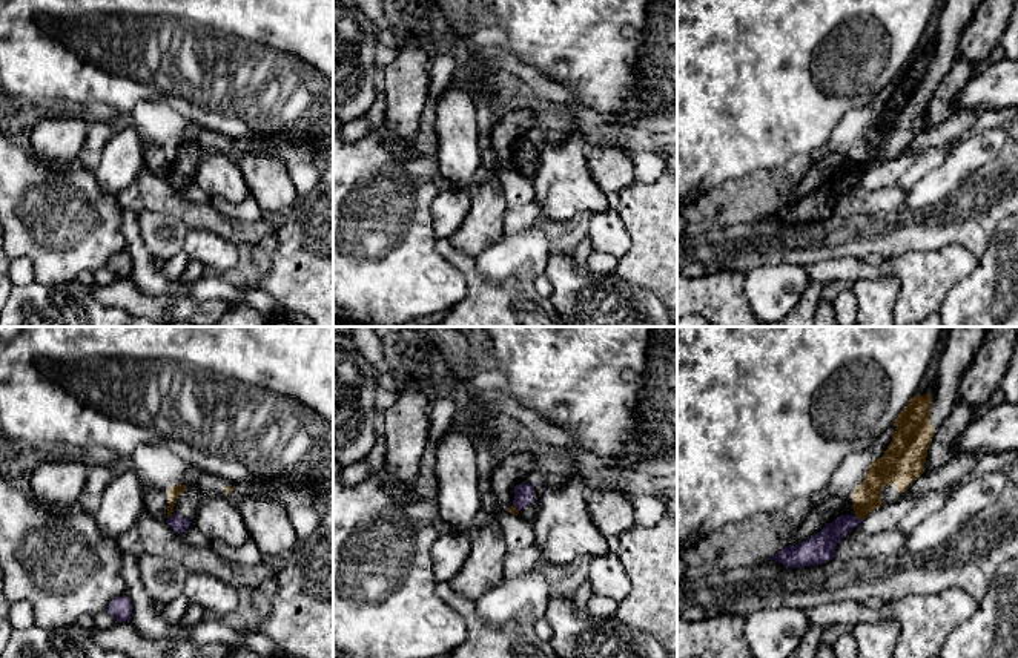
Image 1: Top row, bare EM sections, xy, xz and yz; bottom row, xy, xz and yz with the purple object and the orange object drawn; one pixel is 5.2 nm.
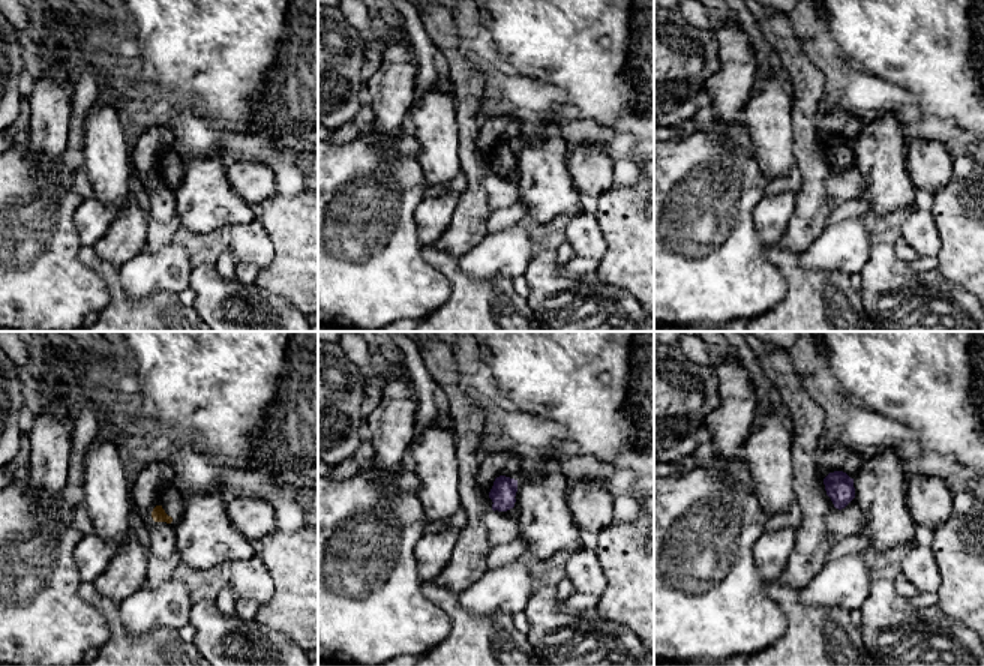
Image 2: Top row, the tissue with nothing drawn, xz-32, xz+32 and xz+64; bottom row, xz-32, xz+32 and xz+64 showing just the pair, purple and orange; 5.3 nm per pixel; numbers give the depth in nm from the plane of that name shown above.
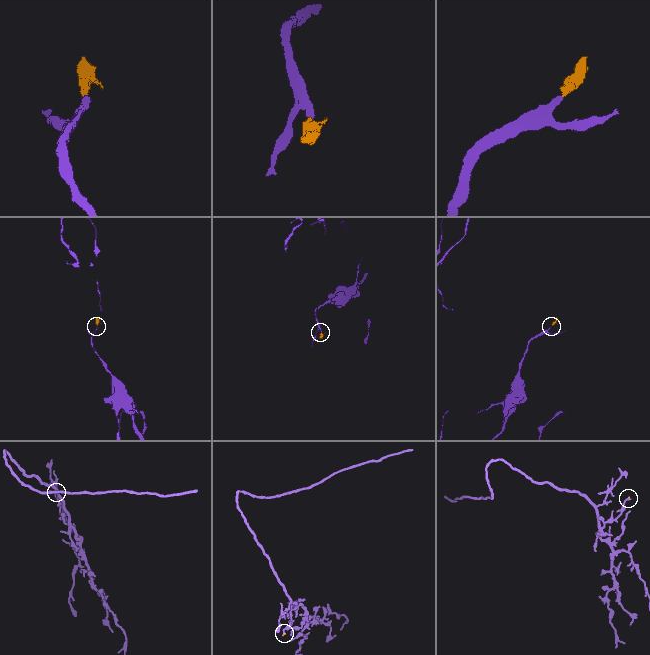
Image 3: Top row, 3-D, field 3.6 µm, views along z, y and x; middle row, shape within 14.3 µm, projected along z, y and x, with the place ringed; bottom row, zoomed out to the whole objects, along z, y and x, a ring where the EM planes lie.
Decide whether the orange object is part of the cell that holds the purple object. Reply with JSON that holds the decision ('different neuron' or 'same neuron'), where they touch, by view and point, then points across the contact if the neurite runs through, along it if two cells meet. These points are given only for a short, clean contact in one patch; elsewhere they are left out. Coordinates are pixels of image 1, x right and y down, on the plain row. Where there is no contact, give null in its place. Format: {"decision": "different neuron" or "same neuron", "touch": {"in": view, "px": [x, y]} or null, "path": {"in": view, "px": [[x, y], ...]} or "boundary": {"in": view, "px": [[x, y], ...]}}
{"decision": "same neuron", "touch": {"in": "yz", "px": [857, 174]}, "path": {"in": "yz", "px": [[820, 204], [845, 180], [857, 174], [866, 154]]}}

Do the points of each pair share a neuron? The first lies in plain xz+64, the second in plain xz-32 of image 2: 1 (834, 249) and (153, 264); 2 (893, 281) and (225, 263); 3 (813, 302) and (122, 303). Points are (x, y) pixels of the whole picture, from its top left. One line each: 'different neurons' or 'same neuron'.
1: same neuron
2: different neurons
3: same neuron

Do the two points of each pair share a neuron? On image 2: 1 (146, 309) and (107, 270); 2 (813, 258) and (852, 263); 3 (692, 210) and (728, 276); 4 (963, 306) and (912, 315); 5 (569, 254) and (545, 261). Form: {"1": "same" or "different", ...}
{"1": "same", "2": "same", "3": "same", "4": "same", "5": "different"}

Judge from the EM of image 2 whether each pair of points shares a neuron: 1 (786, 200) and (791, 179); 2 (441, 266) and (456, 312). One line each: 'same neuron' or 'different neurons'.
1: different neurons
2: same neuron

